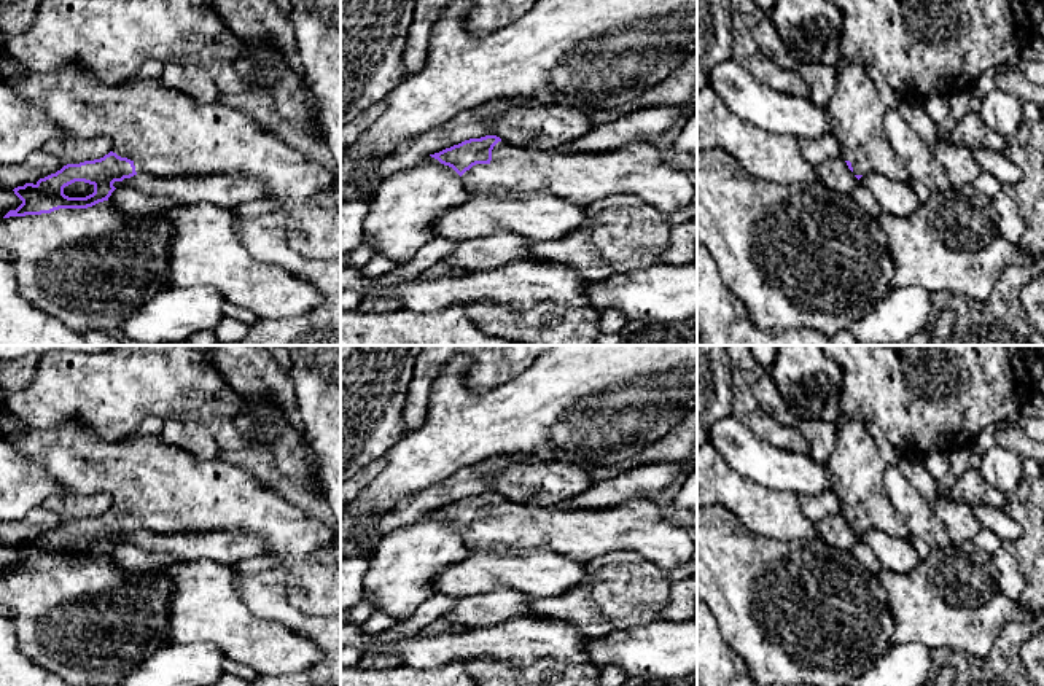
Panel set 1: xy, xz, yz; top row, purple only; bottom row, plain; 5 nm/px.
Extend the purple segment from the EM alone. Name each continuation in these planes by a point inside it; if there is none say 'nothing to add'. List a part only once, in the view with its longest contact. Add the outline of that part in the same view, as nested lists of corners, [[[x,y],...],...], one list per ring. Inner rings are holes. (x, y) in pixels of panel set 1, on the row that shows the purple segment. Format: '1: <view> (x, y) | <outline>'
1: xz (638, 169) | [[[498,142],[489,164],[476,164],[462,175],[471,197],[519,191],[557,196],[570,204],[587,207],[600,199],[635,196],[662,213],[686,209],[697,193],[697,180],[689,170],[678,169],[654,145],[633,142],[608,153],[563,153]]]

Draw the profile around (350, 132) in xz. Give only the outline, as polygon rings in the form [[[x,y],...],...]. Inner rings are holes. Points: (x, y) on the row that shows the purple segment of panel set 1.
[[[377,102],[368,110],[364,110],[361,115],[353,118],[349,124],[342,126],[341,127],[341,145],[349,146],[355,143],[360,138],[360,135],[379,119],[384,110],[385,110],[385,103]]]

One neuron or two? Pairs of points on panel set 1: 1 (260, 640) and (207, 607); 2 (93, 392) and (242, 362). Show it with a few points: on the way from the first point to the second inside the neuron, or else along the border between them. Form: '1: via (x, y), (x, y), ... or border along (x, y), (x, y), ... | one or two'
1: via (247, 639), (220, 616) | one
2: border along (212, 362), (222, 378), (239, 395) | two

